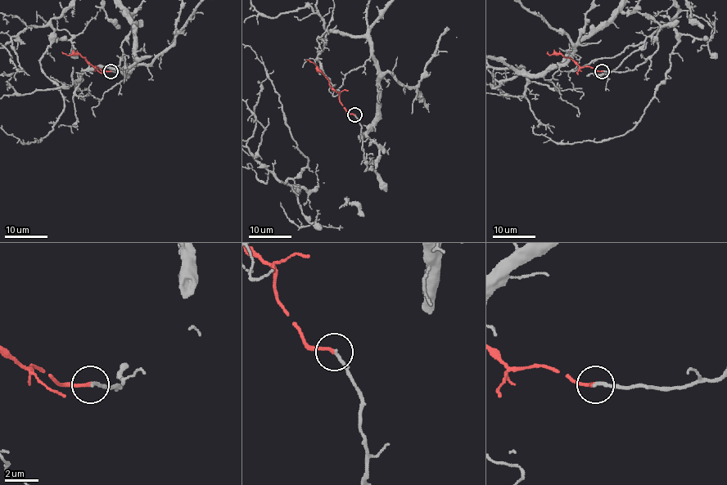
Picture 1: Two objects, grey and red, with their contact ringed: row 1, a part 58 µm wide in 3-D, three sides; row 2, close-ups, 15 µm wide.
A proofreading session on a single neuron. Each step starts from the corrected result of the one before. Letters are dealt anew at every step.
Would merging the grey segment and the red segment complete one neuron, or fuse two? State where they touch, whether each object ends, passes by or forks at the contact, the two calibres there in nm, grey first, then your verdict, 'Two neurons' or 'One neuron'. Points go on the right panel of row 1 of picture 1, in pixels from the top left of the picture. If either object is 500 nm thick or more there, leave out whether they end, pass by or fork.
Place: (602, 71). At the ring grey ends. At the ring red ends. Thickness 200 nm (grey) against 200 nm. One neuron

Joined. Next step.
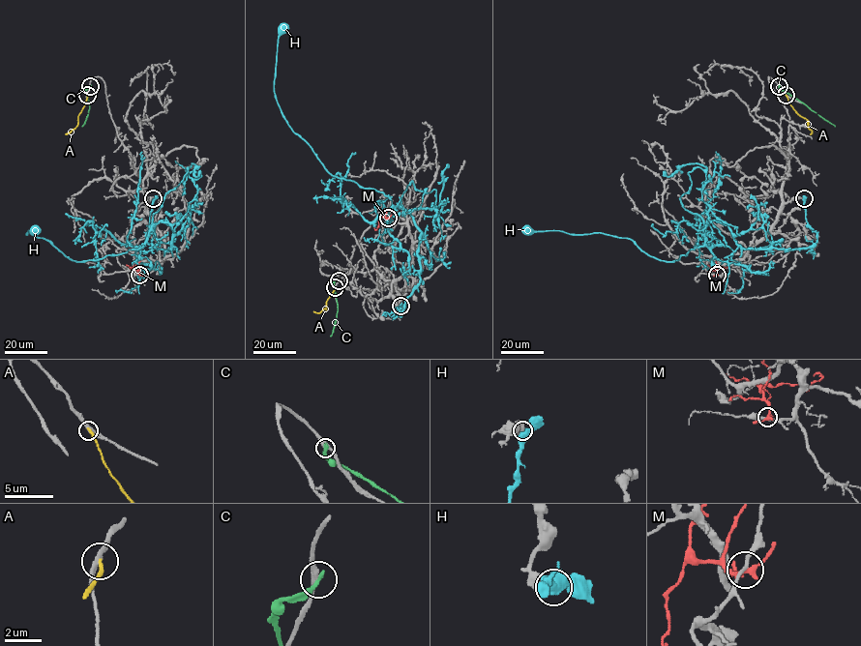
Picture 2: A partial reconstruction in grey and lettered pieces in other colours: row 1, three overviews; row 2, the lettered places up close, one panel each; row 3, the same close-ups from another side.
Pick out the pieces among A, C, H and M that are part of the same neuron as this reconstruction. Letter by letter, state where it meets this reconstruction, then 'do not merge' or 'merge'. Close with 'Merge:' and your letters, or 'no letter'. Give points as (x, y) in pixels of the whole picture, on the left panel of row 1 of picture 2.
A: meets grey at (87, 95); do not merge
C: meets grey at (90, 86); do not merge
H: meets grey at (153, 198); do not merge
M: meets grey at (139, 275); do not merge
Merge: no letter

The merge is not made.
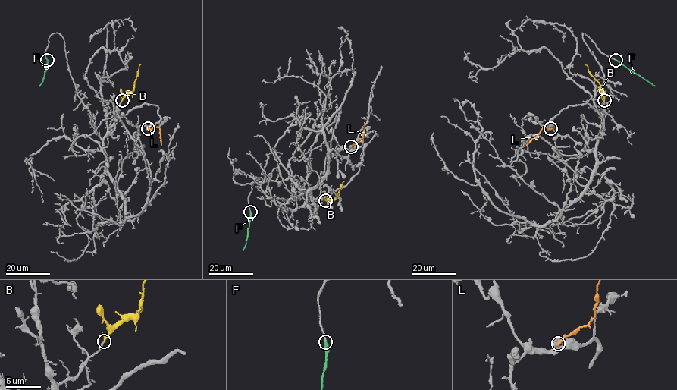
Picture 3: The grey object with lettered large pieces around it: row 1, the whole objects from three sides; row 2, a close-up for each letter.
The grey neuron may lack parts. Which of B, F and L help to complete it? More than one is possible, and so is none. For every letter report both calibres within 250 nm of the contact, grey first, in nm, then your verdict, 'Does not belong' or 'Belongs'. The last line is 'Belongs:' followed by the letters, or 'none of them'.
B: Thickness 220 nm (grey) against 240 nm. Belongs
F: Thickness 160 nm (grey) against 200 nm. Belongs
L: Thickness 600 nm (grey) against 400 nm. Does not belong
Belongs: B, F

